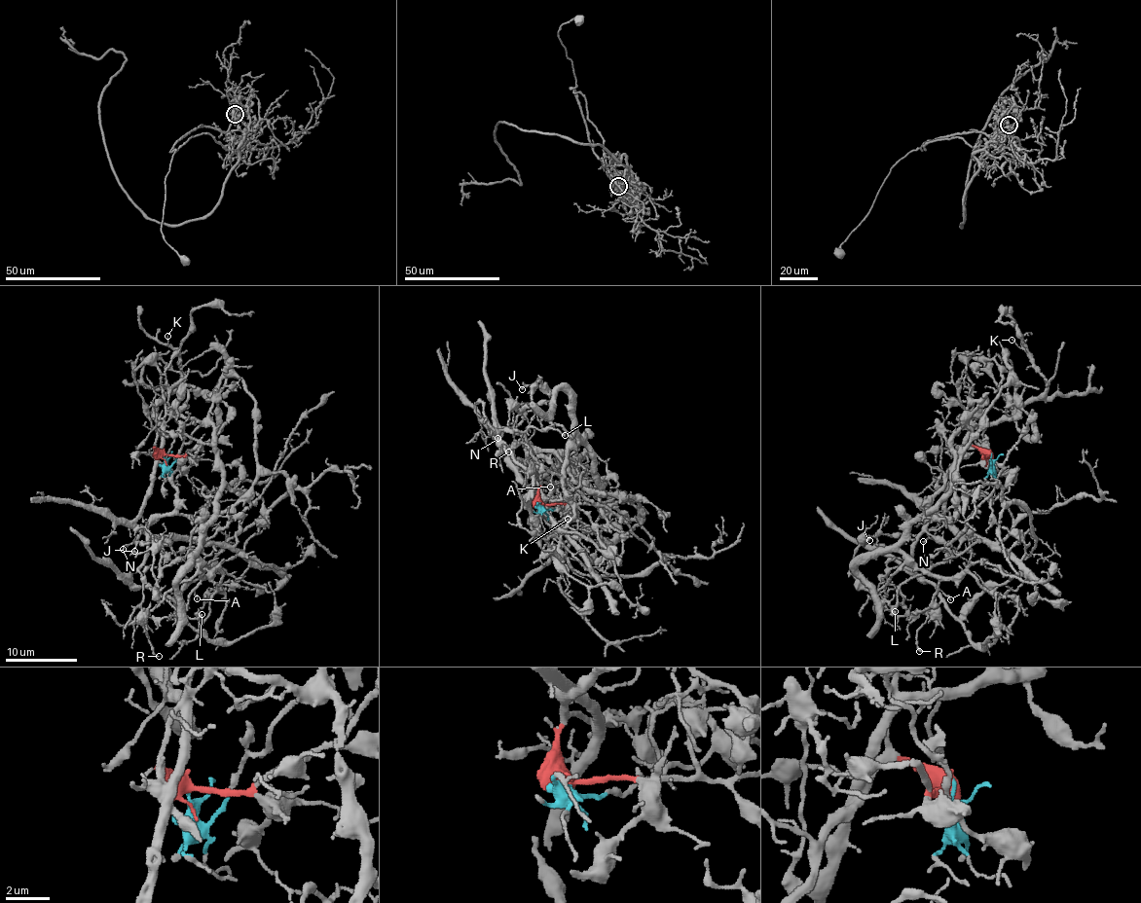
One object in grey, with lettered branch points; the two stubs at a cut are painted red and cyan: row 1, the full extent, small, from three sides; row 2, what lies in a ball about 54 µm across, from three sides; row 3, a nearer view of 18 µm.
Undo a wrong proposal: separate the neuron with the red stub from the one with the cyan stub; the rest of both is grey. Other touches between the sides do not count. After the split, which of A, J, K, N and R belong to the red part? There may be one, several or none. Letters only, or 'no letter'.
K, N

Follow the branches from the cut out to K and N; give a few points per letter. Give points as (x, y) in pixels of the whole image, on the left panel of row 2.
K: (165, 454), (154, 443), (163, 426), (156, 415), (158, 403), (181, 379), (167, 336)
N: (165, 454), (154, 449), (156, 454), (152, 489), (145, 499), (139, 536), (123, 550)

